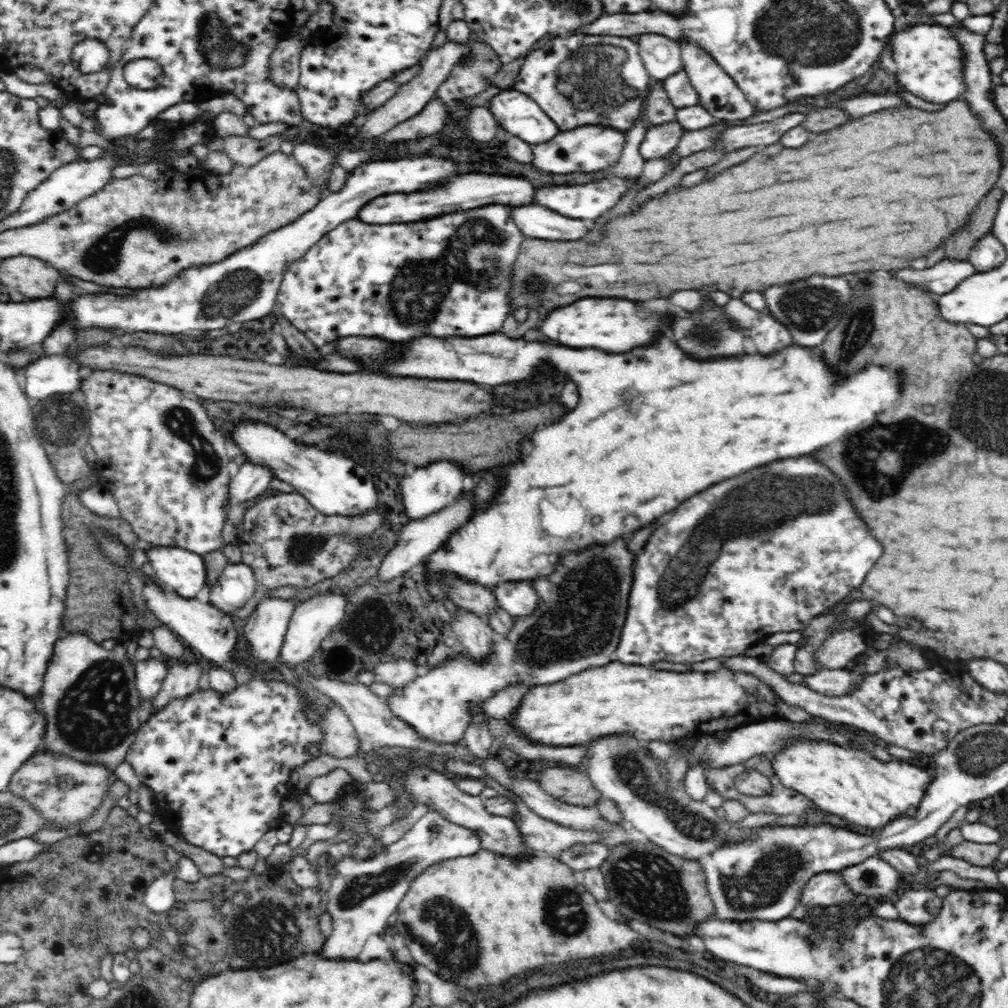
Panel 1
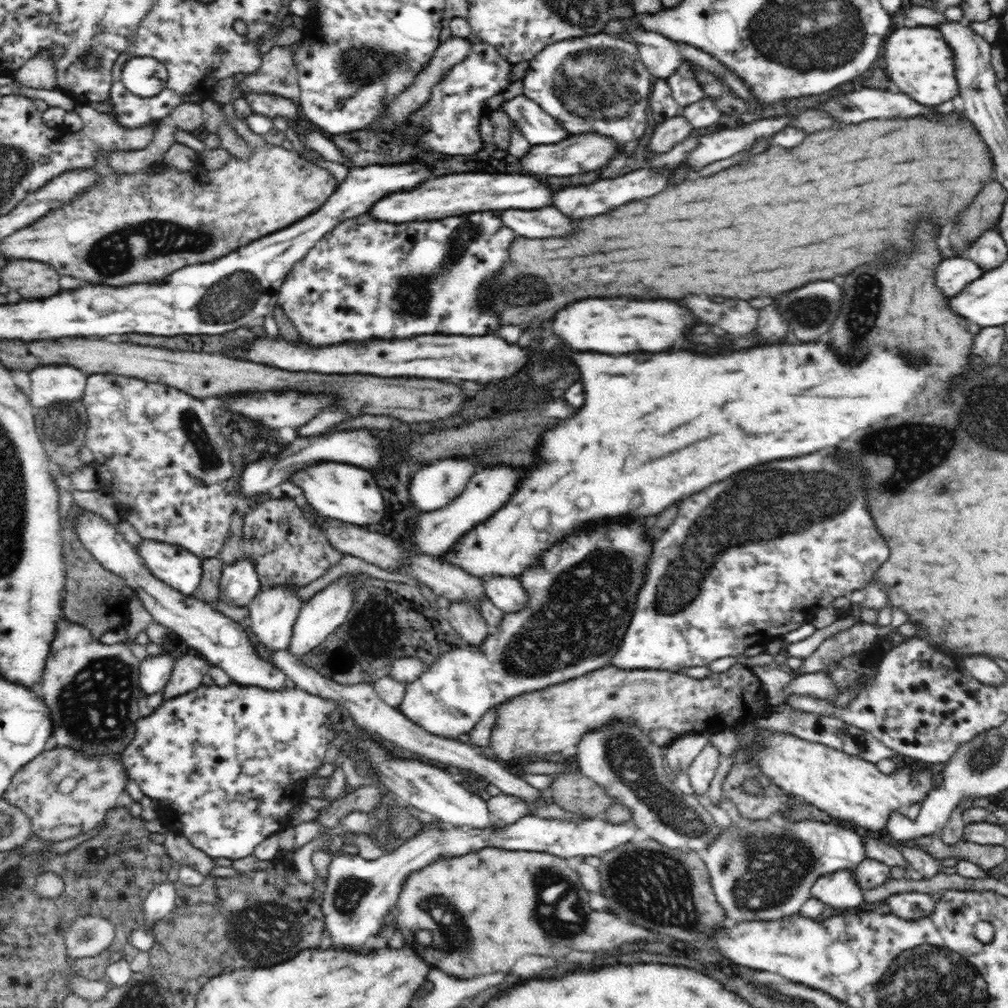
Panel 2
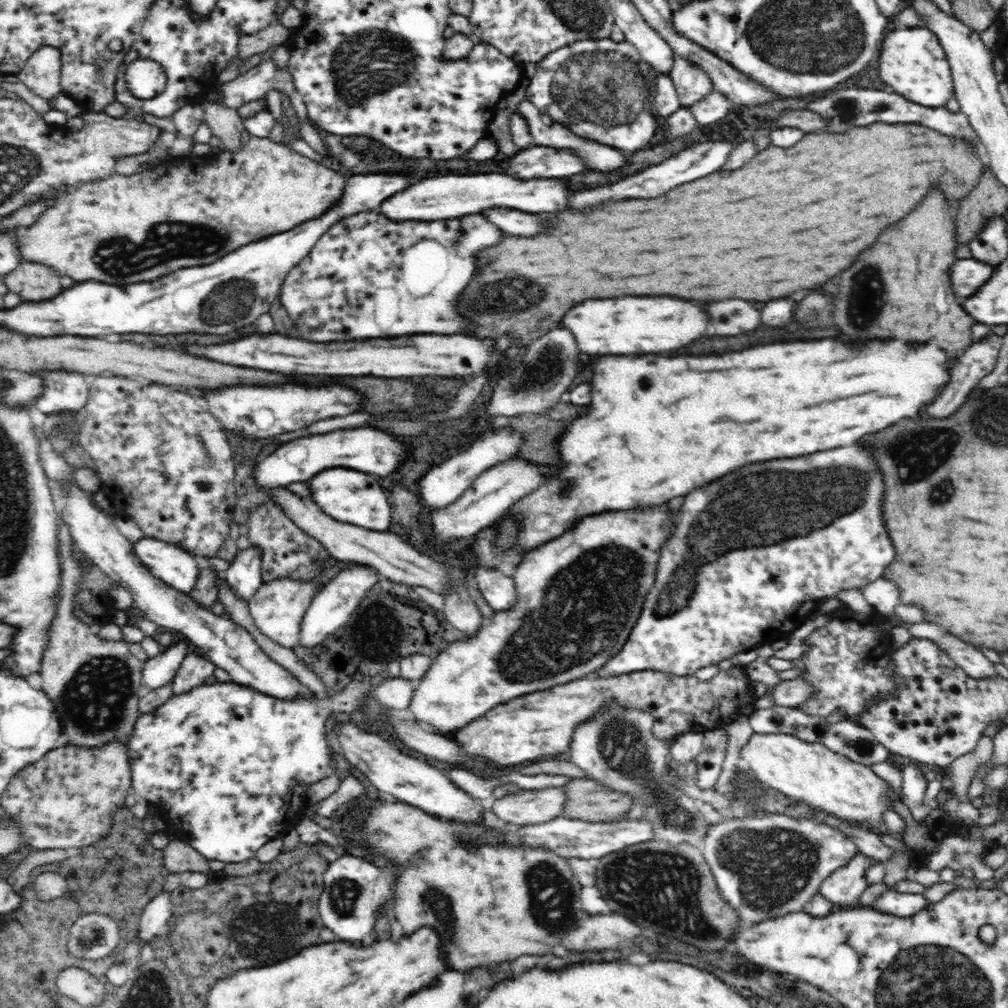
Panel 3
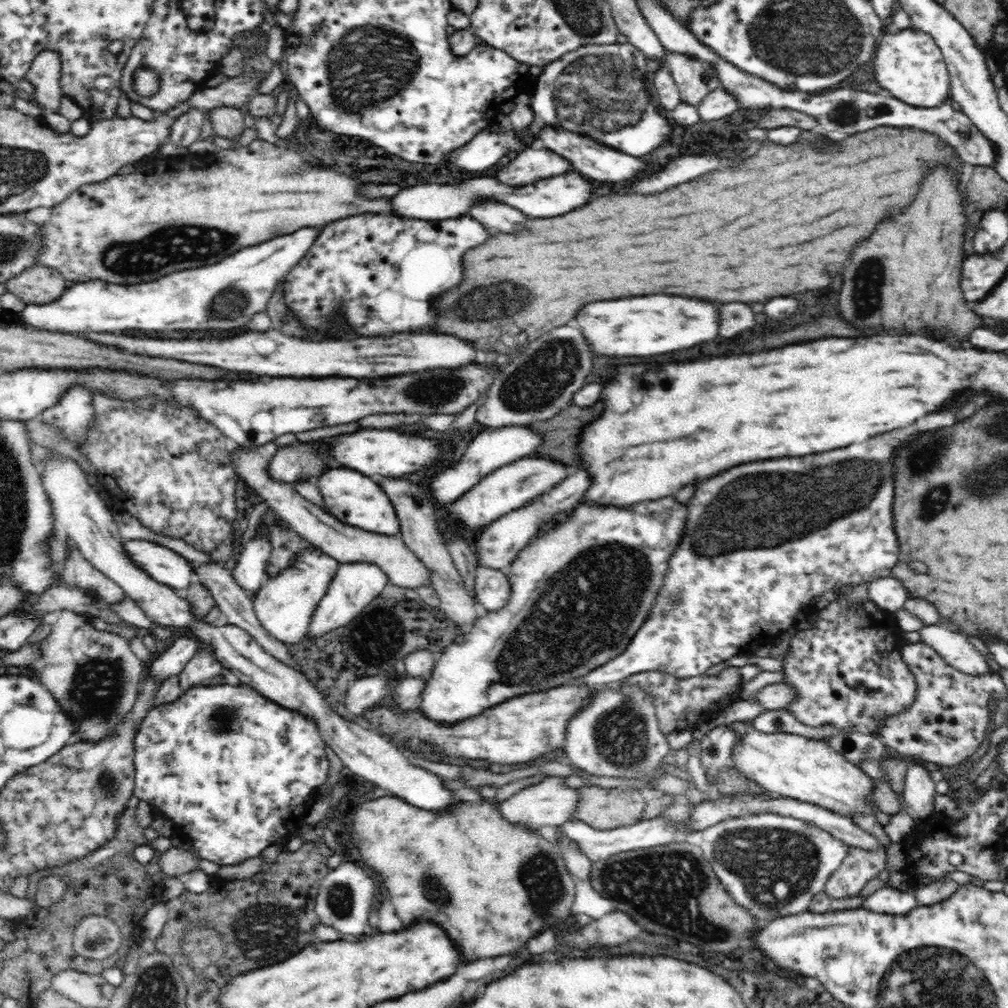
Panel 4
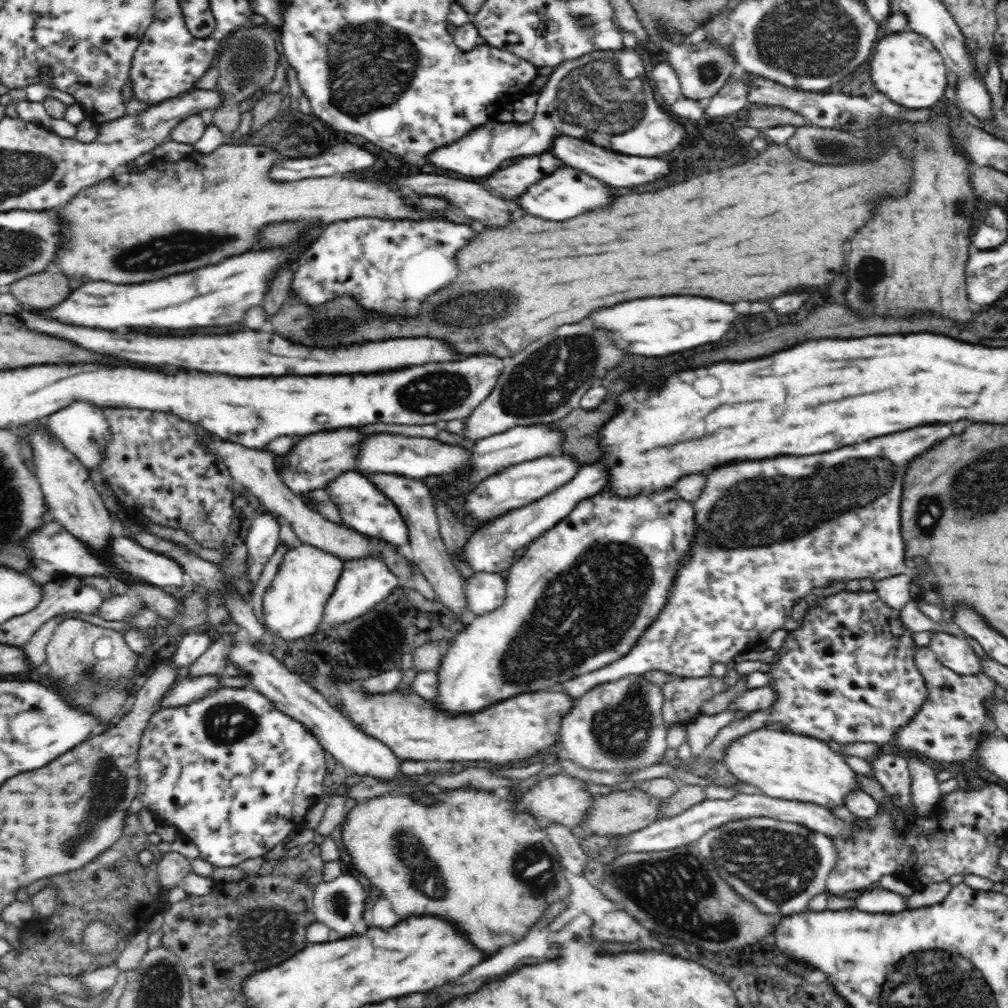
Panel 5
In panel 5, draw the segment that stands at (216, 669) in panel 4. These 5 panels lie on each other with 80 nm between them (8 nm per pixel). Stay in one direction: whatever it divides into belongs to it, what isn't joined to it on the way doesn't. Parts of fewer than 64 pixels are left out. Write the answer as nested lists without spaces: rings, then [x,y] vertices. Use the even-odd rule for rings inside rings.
[[[232,637],[216,638],[206,650],[188,666],[188,677],[221,675],[228,666]]]

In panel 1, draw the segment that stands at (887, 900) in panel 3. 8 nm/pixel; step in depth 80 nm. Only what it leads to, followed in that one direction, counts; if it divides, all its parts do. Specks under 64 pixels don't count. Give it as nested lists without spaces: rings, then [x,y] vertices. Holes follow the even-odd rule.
[[[910,886],[899,892],[898,899],[893,903],[899,912],[899,918],[910,924],[926,924],[933,921],[942,908],[942,898],[935,895],[935,891],[926,888]]]

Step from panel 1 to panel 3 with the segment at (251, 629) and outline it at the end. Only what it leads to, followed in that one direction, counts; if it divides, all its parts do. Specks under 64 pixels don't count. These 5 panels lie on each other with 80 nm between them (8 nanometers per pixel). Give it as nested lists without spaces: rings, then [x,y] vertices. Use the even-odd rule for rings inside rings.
[[[280,578],[260,586],[257,594],[247,600],[250,615],[258,630],[264,636],[270,637],[276,644],[289,649],[296,649],[300,642],[300,628],[304,621],[304,614],[314,599],[323,588],[318,578],[312,580],[296,580],[294,578]]]

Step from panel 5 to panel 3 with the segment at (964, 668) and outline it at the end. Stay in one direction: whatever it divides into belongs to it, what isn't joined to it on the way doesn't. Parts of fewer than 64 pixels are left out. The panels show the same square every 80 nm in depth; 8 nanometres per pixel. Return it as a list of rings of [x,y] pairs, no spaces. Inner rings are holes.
[[[922,622],[908,626],[908,631],[916,638],[924,638],[940,647],[962,670],[966,671],[972,678],[987,679],[996,677],[998,674],[994,669],[994,663],[982,655],[980,650],[966,644],[954,634],[948,634],[938,624]]]

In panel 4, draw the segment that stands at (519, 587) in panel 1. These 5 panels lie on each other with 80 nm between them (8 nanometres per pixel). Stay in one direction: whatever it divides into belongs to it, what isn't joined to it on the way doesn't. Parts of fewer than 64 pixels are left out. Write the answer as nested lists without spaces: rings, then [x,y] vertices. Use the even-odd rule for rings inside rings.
[[[479,565],[476,570],[475,584],[476,597],[474,599],[483,612],[500,610],[512,594],[510,582],[500,570]]]

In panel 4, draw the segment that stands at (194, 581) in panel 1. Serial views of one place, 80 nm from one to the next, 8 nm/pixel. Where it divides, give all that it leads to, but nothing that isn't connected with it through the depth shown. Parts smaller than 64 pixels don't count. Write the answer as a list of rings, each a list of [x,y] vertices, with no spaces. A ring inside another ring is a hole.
[[[124,540],[123,545],[130,560],[152,579],[182,594],[190,586],[195,568],[178,553],[148,540]]]

